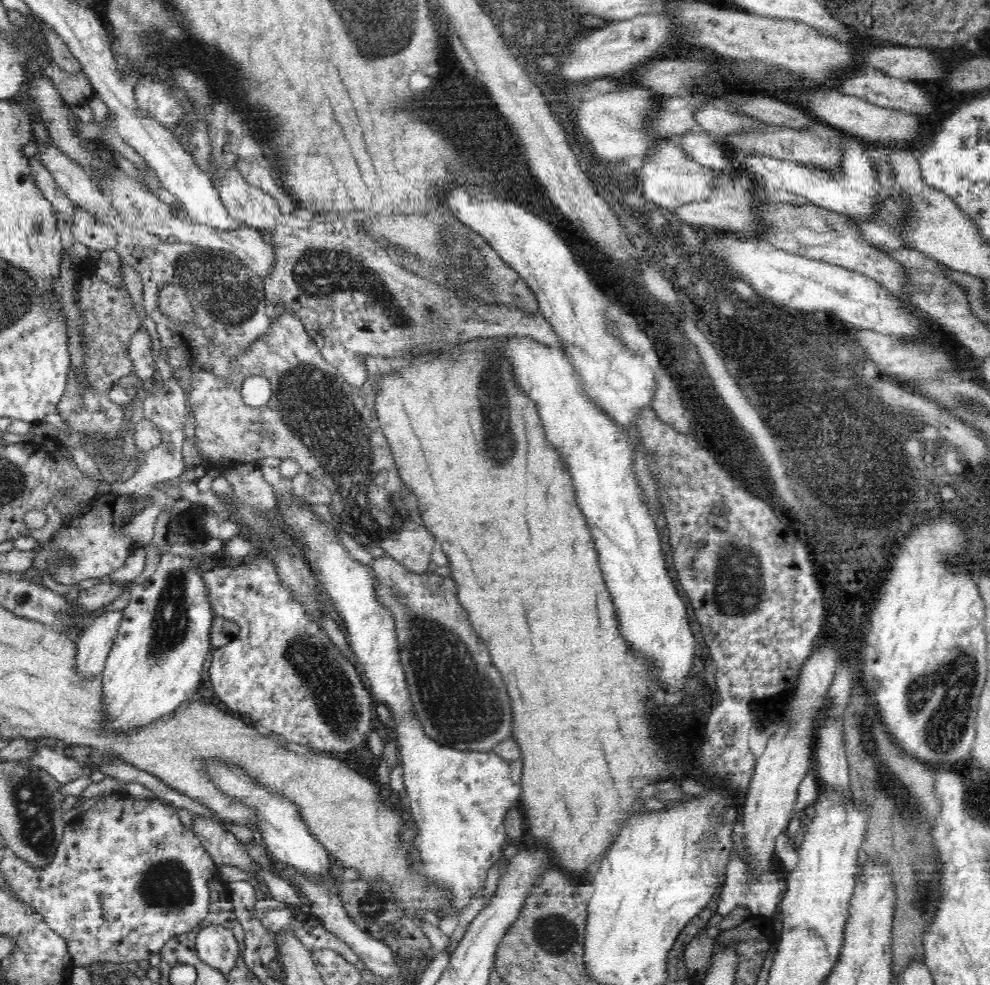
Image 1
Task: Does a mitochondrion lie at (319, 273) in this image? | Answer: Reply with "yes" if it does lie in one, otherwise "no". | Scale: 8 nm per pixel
yes

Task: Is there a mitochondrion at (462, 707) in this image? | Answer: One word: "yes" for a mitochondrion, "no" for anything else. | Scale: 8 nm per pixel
yes

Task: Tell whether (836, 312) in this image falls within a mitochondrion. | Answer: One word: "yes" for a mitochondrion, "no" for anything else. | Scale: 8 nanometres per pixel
yes

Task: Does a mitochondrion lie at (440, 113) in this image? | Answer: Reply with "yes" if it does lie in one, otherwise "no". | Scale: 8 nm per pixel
yes

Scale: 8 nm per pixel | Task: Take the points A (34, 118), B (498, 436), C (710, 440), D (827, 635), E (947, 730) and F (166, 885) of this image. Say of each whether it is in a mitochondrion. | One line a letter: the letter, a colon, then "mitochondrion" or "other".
A: other
B: mitochondrion
C: other
D: other
E: mitochondrion
F: mitochondrion

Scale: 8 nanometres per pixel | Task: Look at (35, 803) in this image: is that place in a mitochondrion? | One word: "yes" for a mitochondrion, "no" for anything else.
yes

